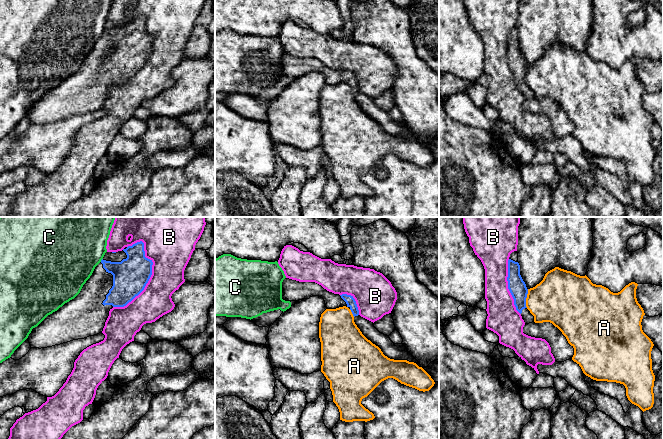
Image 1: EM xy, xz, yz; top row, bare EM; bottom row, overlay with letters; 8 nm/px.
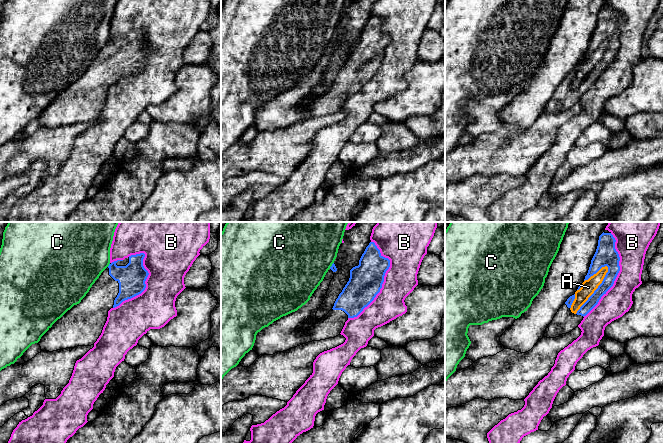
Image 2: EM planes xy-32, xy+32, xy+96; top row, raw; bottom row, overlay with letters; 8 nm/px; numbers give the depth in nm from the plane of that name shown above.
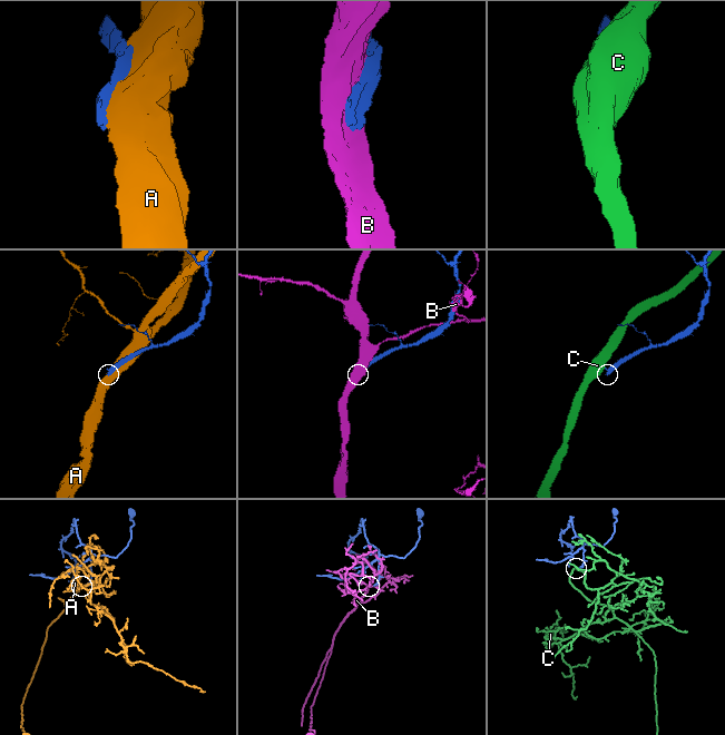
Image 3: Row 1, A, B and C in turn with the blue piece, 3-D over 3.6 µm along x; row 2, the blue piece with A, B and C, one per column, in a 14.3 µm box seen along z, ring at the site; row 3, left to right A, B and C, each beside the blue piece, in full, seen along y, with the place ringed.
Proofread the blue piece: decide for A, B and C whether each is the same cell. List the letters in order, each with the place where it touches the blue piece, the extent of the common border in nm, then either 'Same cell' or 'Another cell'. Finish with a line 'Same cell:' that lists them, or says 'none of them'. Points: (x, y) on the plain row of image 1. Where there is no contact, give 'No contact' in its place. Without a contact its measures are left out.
A: Touches blue at yz (526, 73). Shared border 150 nm. Another cell
B: Touches blue at xy (149, 54). Shared border 600 nm. Another cell
C: Touches blue at xy (101, 36). Shared border 40 nm. Another cell
Same cell: none of them

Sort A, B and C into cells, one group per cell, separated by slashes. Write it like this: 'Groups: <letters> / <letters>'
Groups: A / B / C

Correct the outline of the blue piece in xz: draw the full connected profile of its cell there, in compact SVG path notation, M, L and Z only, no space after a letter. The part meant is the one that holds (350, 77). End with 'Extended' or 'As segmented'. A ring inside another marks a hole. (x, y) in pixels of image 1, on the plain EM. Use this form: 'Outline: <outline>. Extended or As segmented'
Outline: M285 54L282 58L282 75L285 77L299 77L309 75L312 72L319 72L324 75L327 85L348 83L353 92L359 91L355 75L347 70L334 70L327 67L315 58L299 58Z. Extended

